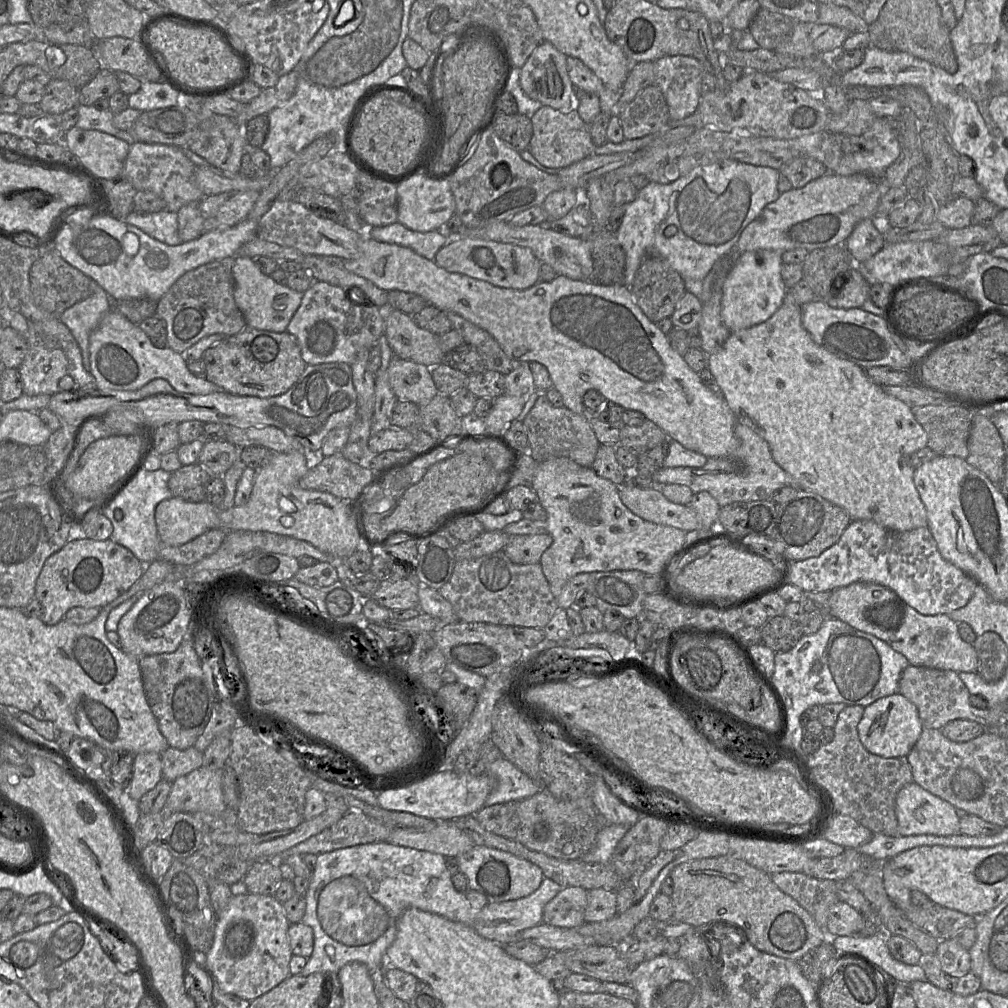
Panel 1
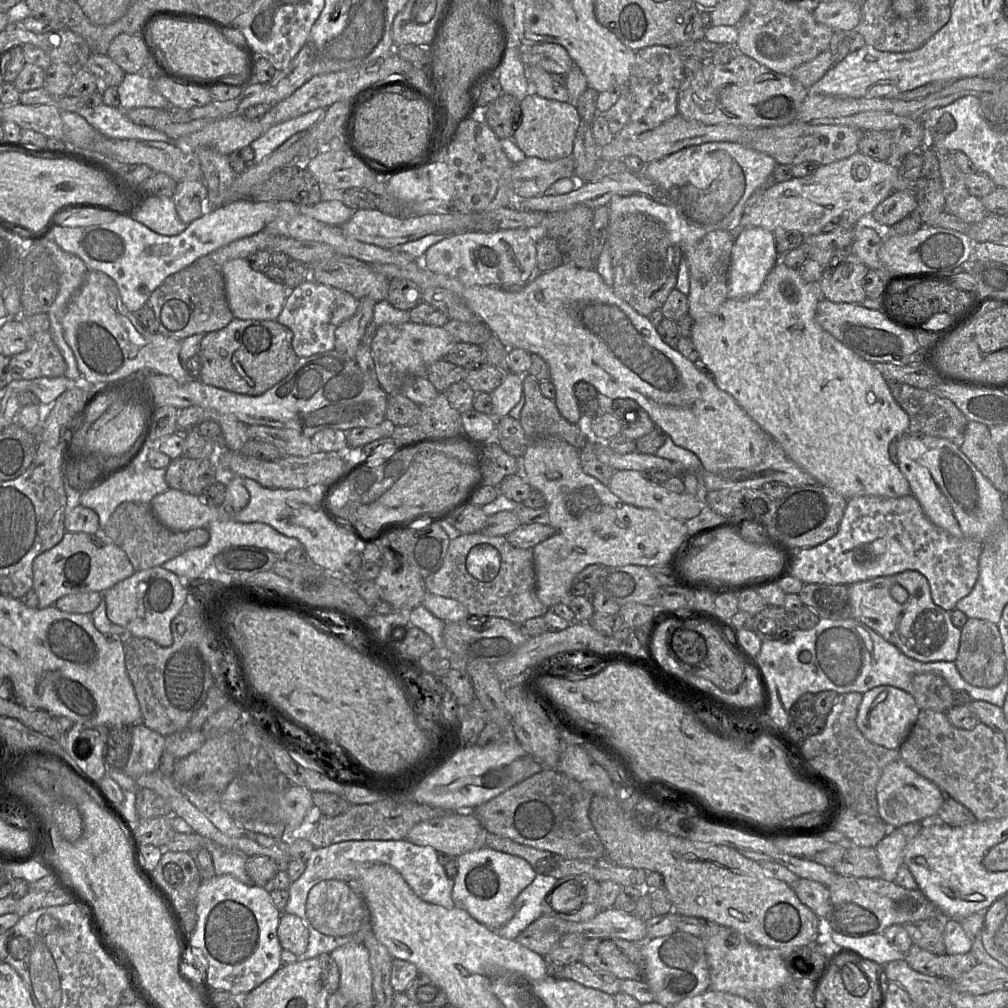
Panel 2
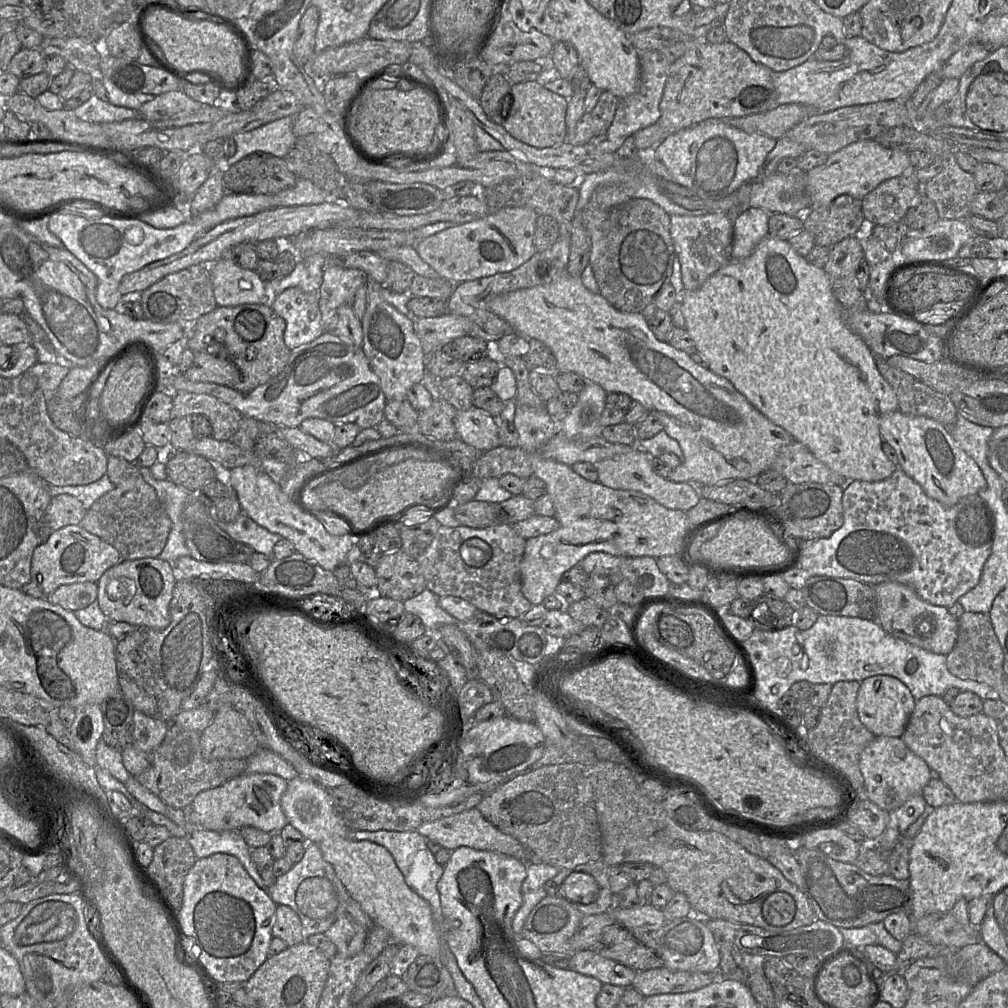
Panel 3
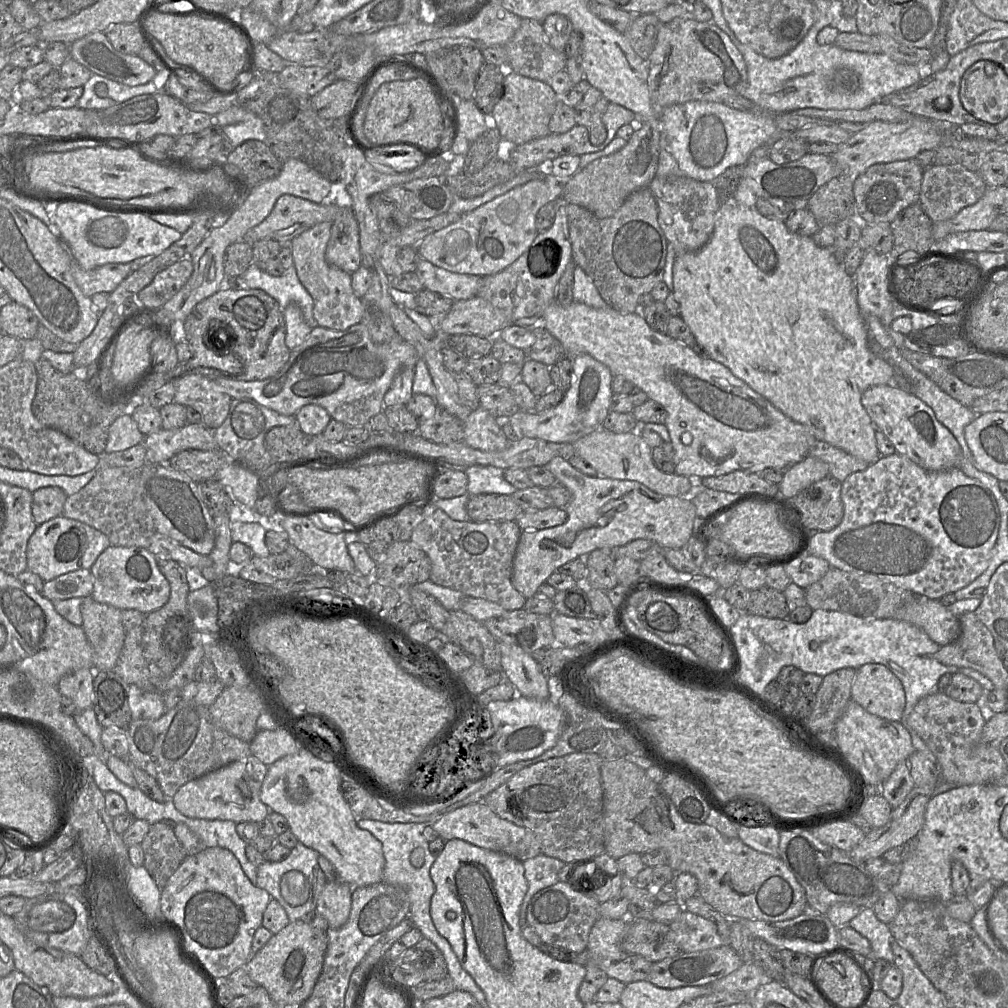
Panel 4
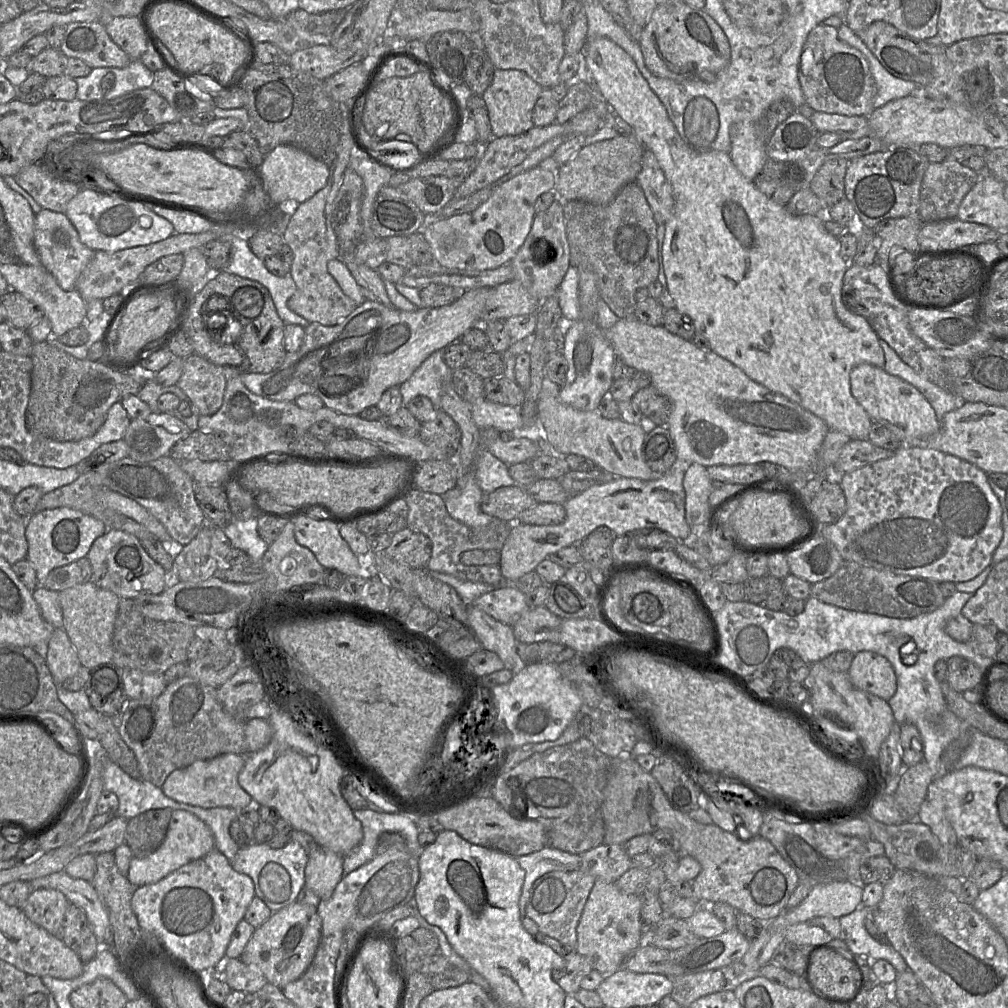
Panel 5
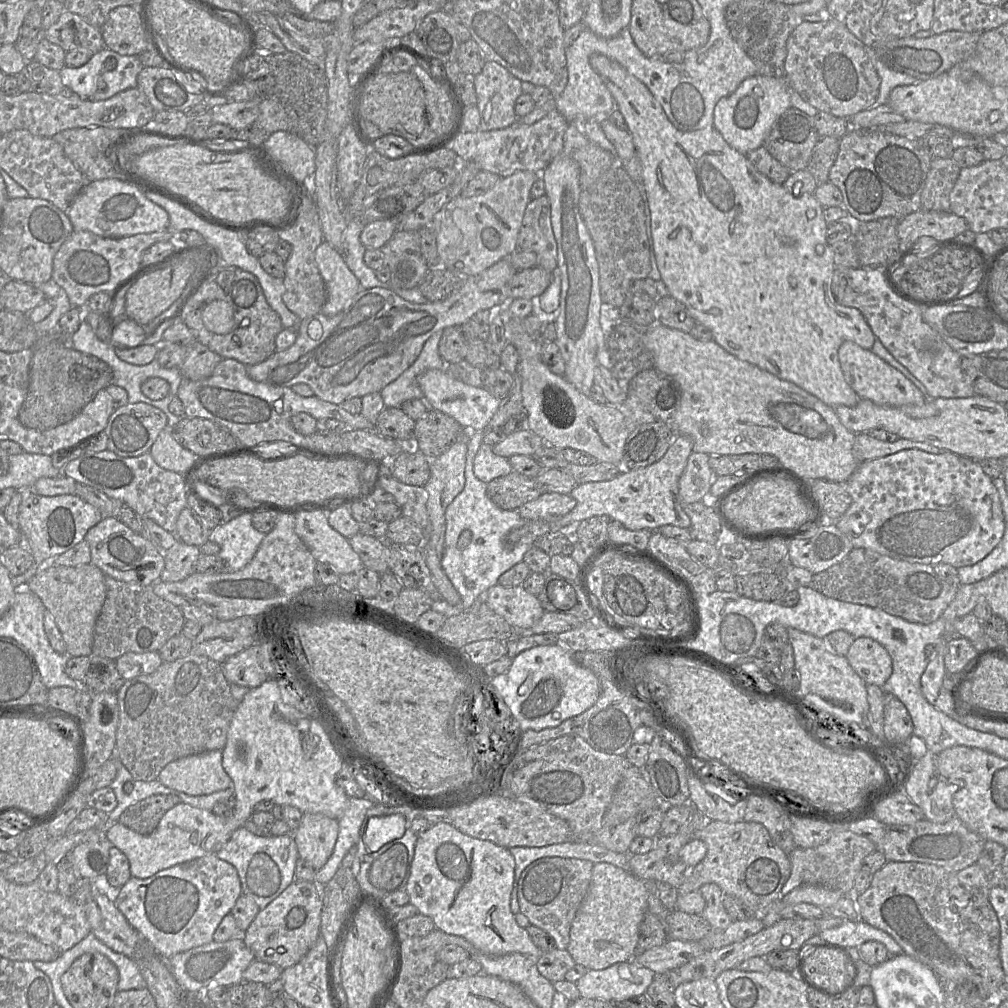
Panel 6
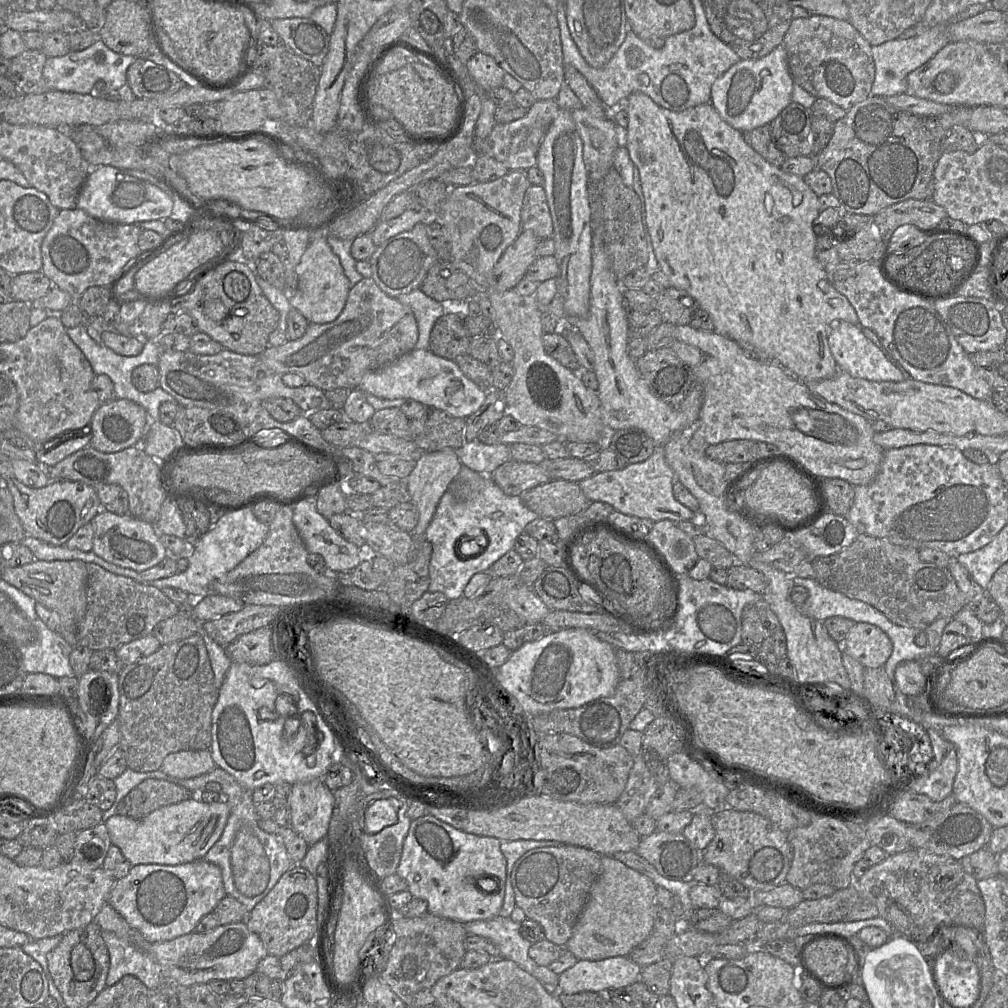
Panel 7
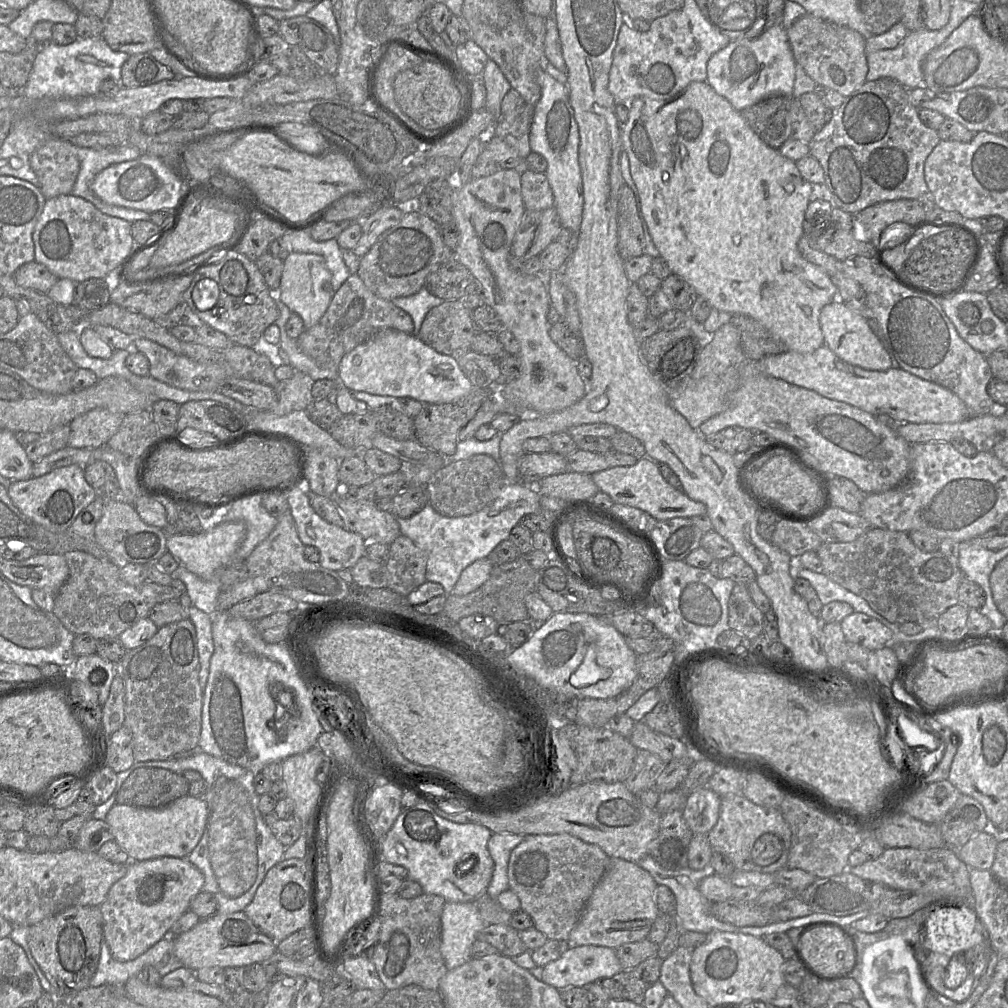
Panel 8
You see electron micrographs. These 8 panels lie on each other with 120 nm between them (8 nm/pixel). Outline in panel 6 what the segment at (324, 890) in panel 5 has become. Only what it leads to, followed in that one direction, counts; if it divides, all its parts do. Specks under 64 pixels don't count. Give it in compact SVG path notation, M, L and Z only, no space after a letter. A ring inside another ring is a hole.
M303 813L301 823L293 833L300 857L314 871L322 868L333 853L338 837L337 819L323 814Z

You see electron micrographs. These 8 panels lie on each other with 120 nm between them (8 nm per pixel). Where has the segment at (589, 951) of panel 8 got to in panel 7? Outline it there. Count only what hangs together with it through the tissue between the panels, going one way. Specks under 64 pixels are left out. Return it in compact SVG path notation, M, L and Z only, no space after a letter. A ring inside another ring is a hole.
M625 956L611 957L600 961L578 960L571 968L559 974L559 994L596 992L606 994L612 989L622 988L640 979L642 967Z

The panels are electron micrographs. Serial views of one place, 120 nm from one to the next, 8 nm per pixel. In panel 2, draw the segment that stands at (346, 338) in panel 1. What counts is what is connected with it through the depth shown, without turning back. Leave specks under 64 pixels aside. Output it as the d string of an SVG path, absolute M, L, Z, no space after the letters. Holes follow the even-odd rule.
M307 279L290 290L277 321L292 331L296 356L309 357L334 349L336 328L356 313L359 300L345 291Z

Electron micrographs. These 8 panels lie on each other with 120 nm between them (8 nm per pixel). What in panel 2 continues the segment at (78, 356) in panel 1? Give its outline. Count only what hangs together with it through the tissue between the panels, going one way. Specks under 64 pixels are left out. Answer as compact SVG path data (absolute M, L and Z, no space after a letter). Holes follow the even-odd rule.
M50 331L32 333L28 348L10 357L9 373L13 380L32 380L65 375L66 363Z

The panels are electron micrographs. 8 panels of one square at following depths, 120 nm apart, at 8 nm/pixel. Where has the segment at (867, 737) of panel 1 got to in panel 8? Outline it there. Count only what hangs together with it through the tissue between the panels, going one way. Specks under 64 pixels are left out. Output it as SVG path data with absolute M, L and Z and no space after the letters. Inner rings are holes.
M854 611L840 622L841 630L847 642L876 651L886 646L892 638L892 631L864 613Z

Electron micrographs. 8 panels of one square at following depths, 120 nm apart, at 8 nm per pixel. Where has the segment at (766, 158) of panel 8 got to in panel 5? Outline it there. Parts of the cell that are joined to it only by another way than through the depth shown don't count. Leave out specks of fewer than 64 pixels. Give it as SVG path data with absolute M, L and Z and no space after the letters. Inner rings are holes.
M589 37L584 46L584 54L589 76L596 88L603 95L614 113L620 115L633 129L633 133L651 151L664 172L672 188L674 207L664 224L664 239L661 247L661 259L667 280L667 290L675 302L675 308L690 317L695 327L695 334L703 336L709 343L709 349L717 355L739 367L750 379L769 390L781 394L797 403L802 408L822 419L830 430L837 430L849 436L851 440L869 440L872 420L866 410L856 401L851 393L850 372L860 364L871 364L884 368L884 351L879 344L879 337L861 315L854 314L844 305L841 297L843 277L850 263L840 255L838 238L831 235L824 227L825 216L797 216L760 192L753 181L747 180L737 170L730 154L723 151L698 152L686 144L669 119L665 107L642 76L631 56L620 46L604 37Z

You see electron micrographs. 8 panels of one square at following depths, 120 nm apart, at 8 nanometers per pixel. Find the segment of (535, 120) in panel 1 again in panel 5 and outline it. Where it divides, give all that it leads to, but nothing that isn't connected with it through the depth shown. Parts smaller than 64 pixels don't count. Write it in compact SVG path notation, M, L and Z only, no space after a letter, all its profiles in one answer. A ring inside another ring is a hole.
M495 69L492 81L482 98L486 104L493 137L517 135L531 129L533 109L543 87L520 70Z

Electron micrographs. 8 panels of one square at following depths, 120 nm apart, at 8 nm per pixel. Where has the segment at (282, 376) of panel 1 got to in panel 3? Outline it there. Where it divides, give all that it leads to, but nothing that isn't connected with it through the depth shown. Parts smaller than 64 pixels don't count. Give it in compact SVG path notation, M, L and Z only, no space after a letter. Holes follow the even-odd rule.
M269 304L217 306L188 327L188 347L194 354L194 362L182 374L193 382L212 382L242 392L252 391L281 373L288 363L291 350L284 343L285 328L285 320Z

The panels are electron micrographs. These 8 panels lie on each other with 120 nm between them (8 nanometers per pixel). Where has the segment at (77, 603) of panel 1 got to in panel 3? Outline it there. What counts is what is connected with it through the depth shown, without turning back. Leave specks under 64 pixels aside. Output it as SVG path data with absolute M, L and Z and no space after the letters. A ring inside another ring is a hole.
M69 525L53 531L43 544L35 548L31 560L31 581L40 588L44 596L48 596L62 585L81 582L97 583L109 568L123 560L118 550L108 542L83 529L80 525Z

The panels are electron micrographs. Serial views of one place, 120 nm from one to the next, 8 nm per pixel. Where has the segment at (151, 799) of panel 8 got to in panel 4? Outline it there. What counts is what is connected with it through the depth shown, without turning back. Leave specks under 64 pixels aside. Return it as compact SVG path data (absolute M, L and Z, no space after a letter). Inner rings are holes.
M166 822L150 824L140 846L144 854L143 867L161 888L187 857L172 826Z

